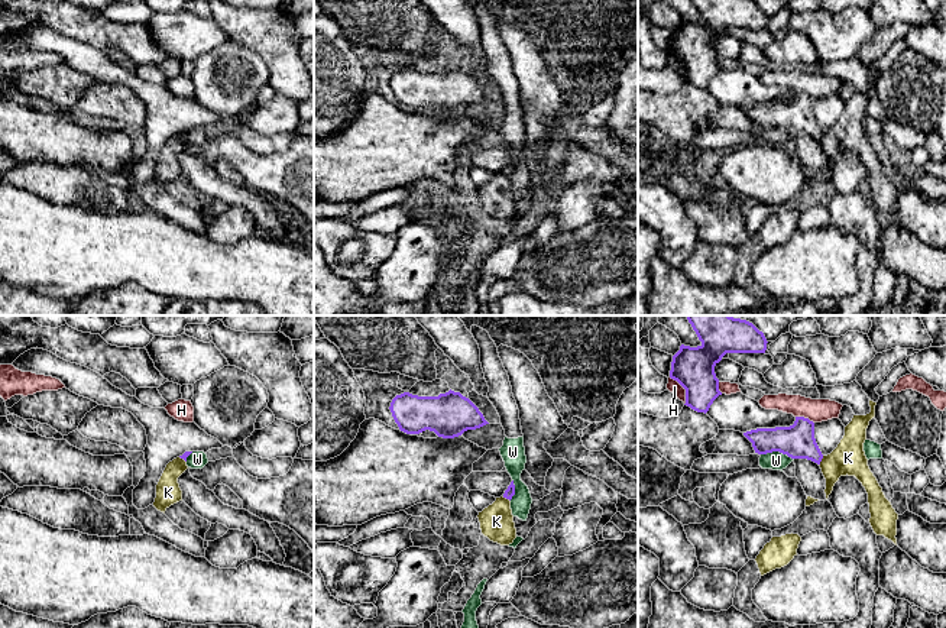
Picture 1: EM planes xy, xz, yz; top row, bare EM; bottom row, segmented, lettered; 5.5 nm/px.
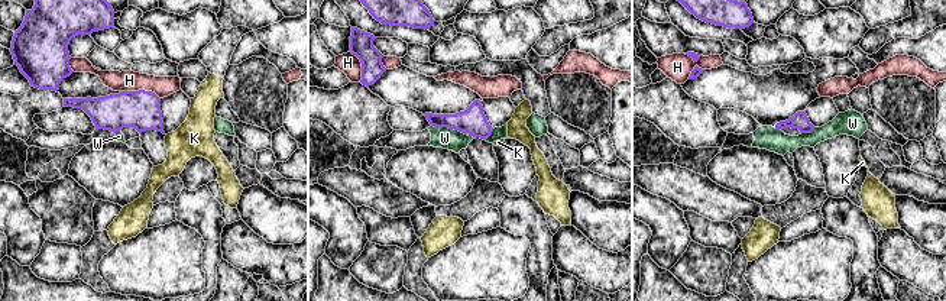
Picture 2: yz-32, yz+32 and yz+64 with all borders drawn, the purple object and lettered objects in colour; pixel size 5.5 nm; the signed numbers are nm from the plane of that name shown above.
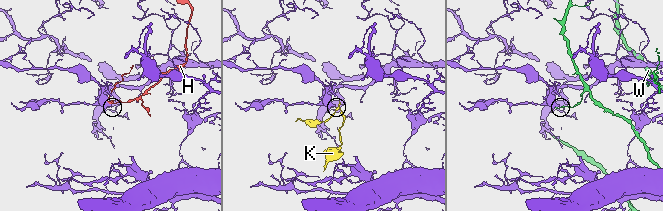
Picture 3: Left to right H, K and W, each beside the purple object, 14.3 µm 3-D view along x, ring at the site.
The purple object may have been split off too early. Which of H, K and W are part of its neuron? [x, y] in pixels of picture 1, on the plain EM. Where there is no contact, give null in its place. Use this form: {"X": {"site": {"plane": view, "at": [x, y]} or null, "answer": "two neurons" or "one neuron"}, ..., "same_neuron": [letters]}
{"H": {"site": {"plane": "yz", "at": [684, 64]}, "answer": "two neurons"}, "K": {"site": {"plane": "yz", "at": [820, 136]}, "answer": "two neurons"}, "W": {"site": {"plane": "yz", "at": [777, 126]}, "answer": "two neurons"}, "same_neuron": []}

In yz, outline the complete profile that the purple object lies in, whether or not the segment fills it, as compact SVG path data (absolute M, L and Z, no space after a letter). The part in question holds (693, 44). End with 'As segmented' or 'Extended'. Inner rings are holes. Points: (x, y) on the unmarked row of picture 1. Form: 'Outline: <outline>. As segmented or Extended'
Outline: M691 0L699 16L697 23L680 22L673 32L670 54L686 65L686 80L697 88L707 88L713 77L722 71L715 42L726 29L765 29L767 14L754 0Z. As segmented

